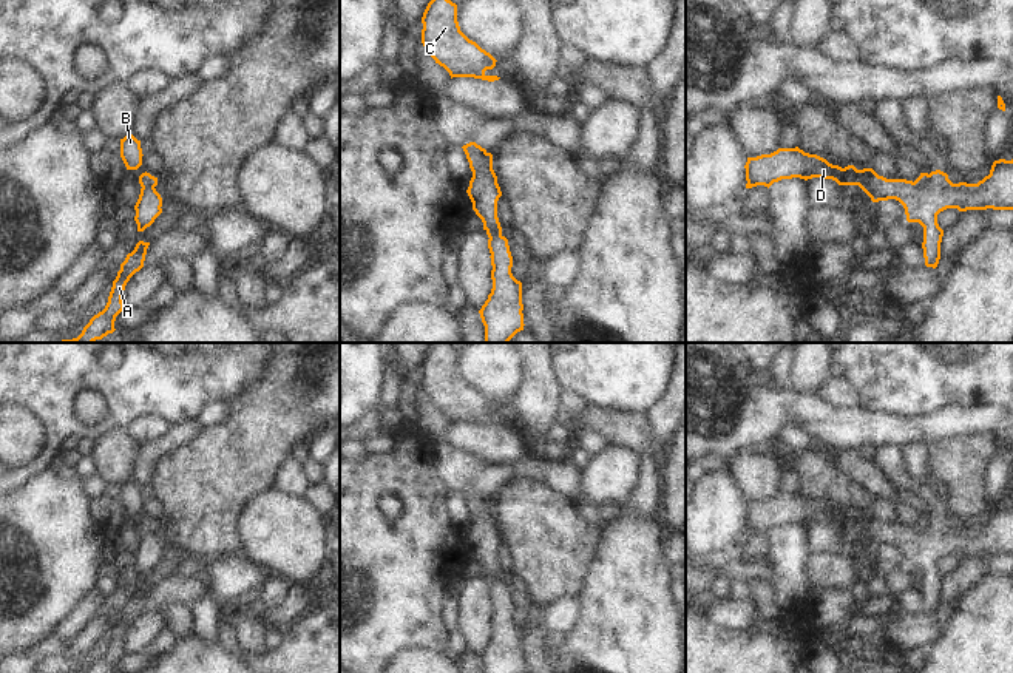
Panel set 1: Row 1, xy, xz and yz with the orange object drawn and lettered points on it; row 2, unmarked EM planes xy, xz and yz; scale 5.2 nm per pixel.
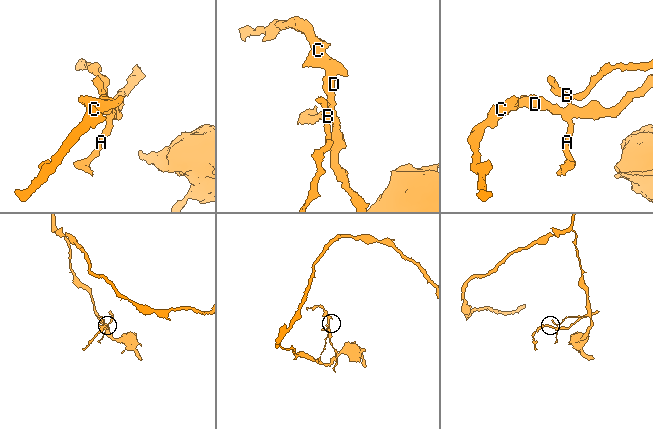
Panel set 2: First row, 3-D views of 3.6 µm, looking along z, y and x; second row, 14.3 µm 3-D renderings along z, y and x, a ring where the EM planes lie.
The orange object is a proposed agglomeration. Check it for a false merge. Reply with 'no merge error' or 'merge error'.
merge error

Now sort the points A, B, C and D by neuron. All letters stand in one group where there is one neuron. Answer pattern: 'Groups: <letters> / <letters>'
Groups: A C D / B

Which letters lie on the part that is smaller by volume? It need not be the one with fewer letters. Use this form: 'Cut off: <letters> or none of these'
Cut off: A, C, D

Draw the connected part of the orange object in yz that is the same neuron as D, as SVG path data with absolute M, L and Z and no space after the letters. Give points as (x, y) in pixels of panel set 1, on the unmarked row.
M778 494L771 500L747 503L746 534L757 531L771 533L781 525L832 525L839 531L859 531L872 548L896 545L906 560L908 568L923 573L925 611L936 614L940 605L944 576L937 560L947 554L967 556L1013 556L1013 505L994 506L990 520L977 529L953 529L948 520L936 516L923 533L906 525L886 525L872 514L857 516L829 509L826 505L795 494Z

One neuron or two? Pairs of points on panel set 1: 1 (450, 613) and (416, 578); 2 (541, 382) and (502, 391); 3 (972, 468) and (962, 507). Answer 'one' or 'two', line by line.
1: two
2: two
3: one

